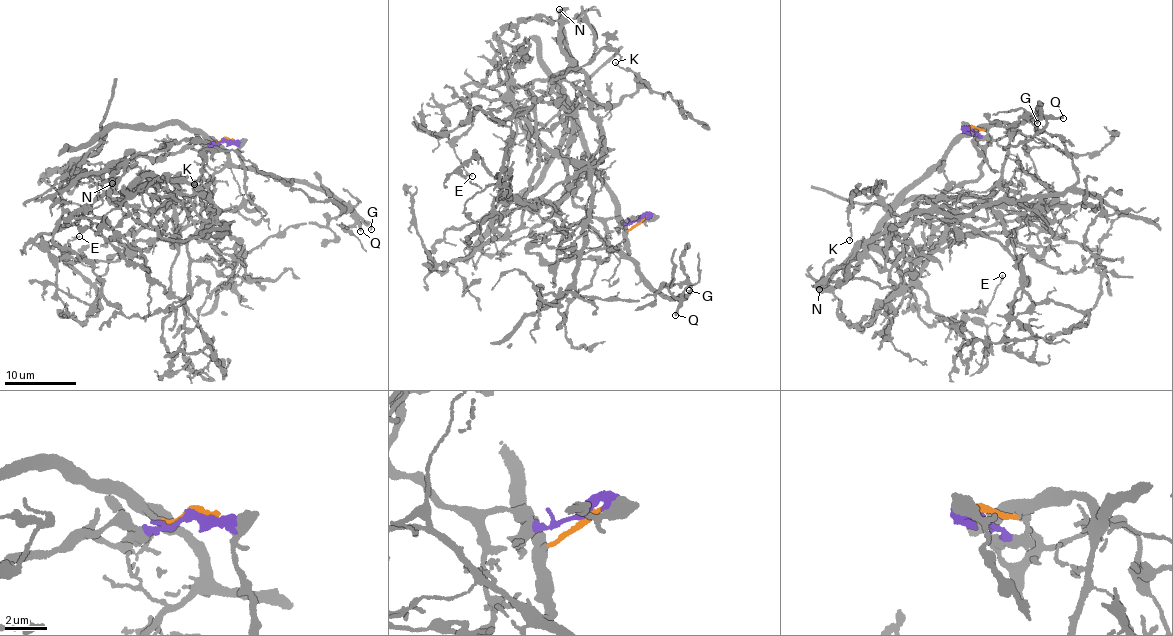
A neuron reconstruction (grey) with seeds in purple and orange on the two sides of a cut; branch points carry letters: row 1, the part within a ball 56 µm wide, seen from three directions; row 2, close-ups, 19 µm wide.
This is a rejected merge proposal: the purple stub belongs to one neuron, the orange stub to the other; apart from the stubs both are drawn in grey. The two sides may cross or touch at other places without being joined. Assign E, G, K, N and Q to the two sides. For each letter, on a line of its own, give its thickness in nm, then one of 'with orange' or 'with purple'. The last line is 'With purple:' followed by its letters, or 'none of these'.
E: calibre 190 nm; with purple
G: calibre 190 nm; with orange
K: calibre 120 nm; with purple
N: calibre 460 nm; with purple
Q: calibre 280 nm; with orange
With purple: E, K, N

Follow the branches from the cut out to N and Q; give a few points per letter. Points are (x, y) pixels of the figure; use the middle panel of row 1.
N: (640, 219), (601, 221), (575, 202), (572, 138), (554, 89), (569, 61), (559, 8)
Q: (640, 219), (626, 234), (627, 257), (632, 261), (637, 274), (665, 295), (683, 298), (674, 315)

